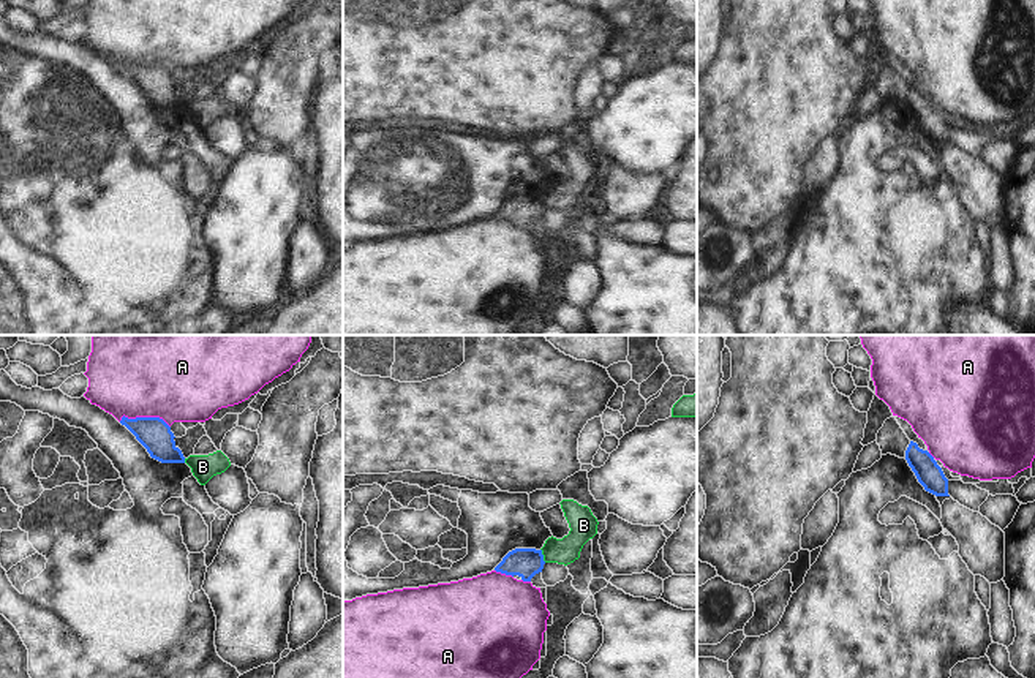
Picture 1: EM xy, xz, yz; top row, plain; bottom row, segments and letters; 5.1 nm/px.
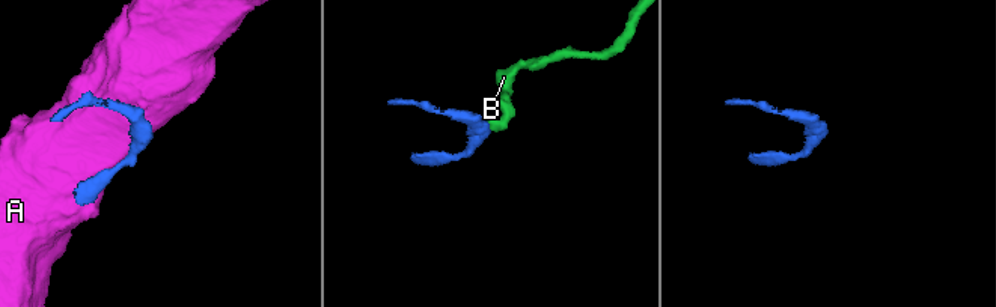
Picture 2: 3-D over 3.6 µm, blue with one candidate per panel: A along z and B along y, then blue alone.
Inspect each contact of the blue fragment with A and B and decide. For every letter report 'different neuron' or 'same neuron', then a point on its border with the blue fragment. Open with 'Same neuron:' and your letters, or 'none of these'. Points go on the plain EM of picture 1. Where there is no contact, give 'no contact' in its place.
Same neuron: none of these
A: different neuron | xy (144, 64)
B: different neuron | xz (542, 201)

